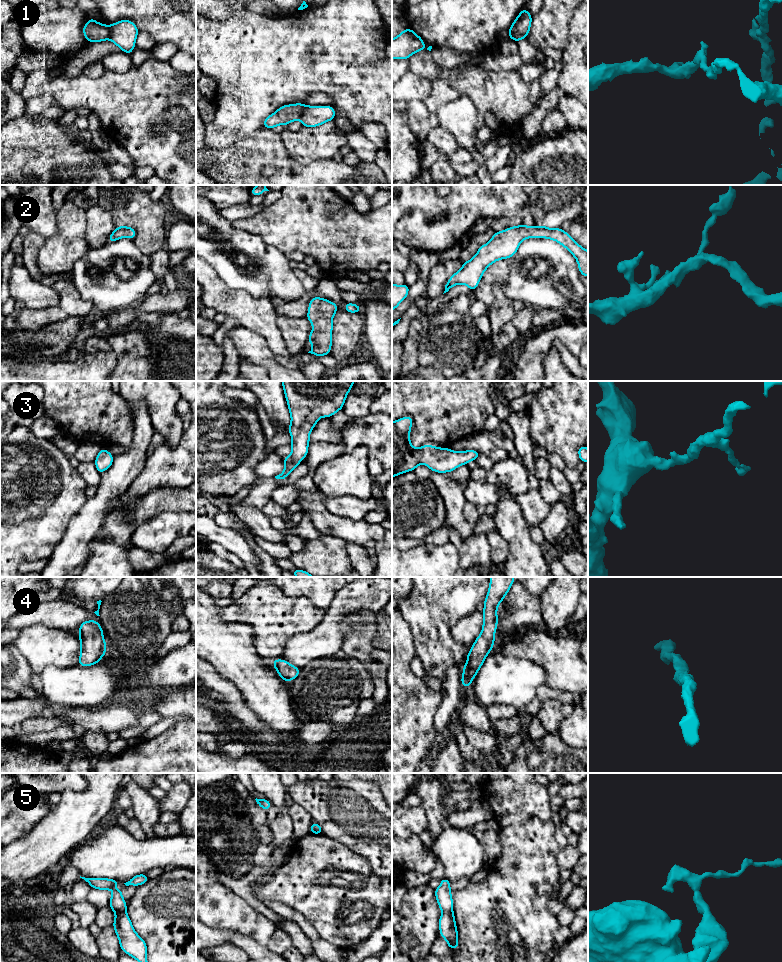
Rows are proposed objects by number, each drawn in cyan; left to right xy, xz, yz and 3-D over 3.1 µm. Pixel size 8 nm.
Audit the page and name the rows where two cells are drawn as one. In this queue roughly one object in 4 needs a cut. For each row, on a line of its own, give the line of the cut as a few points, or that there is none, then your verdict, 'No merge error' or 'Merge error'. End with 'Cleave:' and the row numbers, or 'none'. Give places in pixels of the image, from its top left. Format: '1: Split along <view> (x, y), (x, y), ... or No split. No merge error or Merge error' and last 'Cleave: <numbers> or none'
1: Split along xy (107, 26), (109, 38). Merge error
2: No split. No merge error
3: No split. No merge error
4: No split. No merge error
5: Split along yz (443, 911), (452, 912). Merge error
Cleave: 1, 5

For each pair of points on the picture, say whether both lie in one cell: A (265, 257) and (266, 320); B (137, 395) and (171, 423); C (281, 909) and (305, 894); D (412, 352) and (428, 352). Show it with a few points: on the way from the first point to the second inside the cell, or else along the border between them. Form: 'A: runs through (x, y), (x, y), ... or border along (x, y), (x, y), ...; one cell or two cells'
A: border along (243, 289), (255, 297), (268, 296), (271, 299); two cells
B: runs through (146, 397), (163, 414); one cell
C: border along (264, 902), (281, 902), (298, 911), (306, 919); two cells
D: border along (422, 334), (418, 348), (418, 365); two cells

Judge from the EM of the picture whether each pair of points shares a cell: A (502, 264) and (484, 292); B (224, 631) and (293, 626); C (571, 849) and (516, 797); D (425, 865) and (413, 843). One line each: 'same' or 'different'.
A: same
B: different
C: different
D: same

